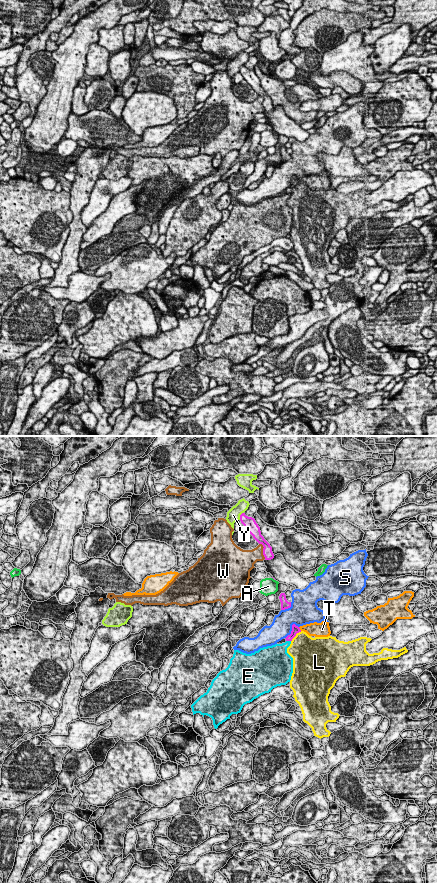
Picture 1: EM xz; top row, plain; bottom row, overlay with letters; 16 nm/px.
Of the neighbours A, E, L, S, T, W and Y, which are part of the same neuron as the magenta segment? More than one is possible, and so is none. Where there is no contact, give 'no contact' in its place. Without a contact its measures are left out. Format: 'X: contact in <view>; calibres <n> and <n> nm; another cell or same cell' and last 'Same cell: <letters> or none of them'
A: contact in xz; calibres 30 and 280 nm; another cell
E: contact in xz; calibres 130 and 280 nm; another cell
L: contact in xz; calibres 130 and 440 nm; same cell
S: contact in xz; calibres 130 and 340 nm; another cell
T: contact in xz; calibres 130 and 220 nm; another cell
W: contact in xz; calibres 160 and 240 nm; another cell
Y: contact in xz; calibres 200 and 220 nm; another cell
Same cell: L

